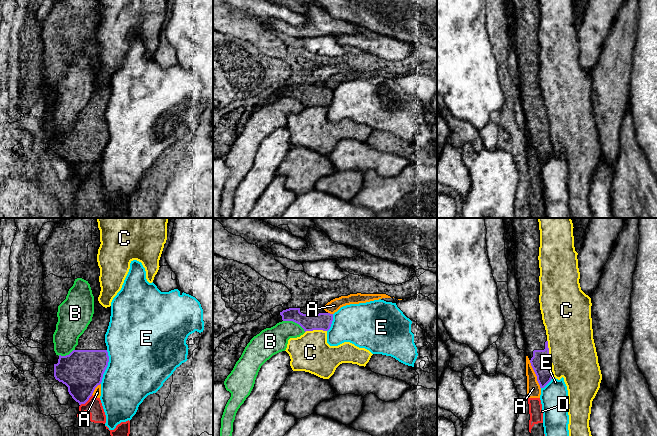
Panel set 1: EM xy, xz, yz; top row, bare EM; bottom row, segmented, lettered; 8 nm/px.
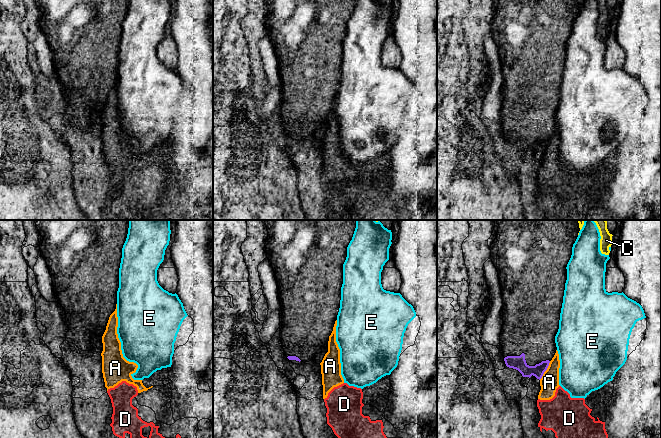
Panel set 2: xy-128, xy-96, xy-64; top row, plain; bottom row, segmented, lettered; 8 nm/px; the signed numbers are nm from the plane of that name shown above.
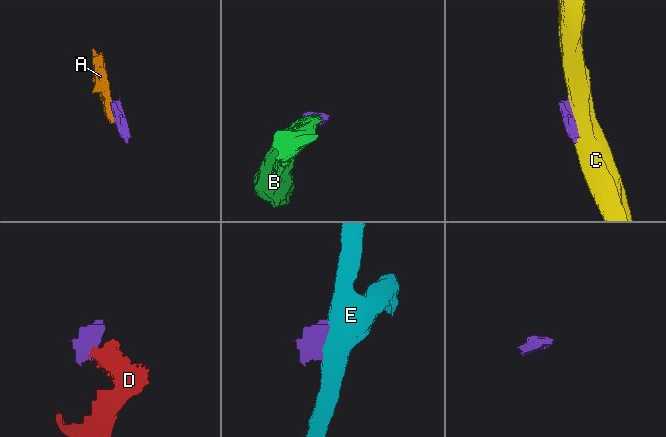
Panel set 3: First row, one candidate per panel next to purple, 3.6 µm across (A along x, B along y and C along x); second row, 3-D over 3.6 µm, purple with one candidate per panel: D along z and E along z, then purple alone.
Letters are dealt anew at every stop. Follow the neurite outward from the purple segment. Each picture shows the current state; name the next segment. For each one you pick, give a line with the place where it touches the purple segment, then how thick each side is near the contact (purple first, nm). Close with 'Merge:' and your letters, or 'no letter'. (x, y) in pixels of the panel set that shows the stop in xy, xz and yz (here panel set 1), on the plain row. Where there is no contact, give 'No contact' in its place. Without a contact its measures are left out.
Merge: no letter

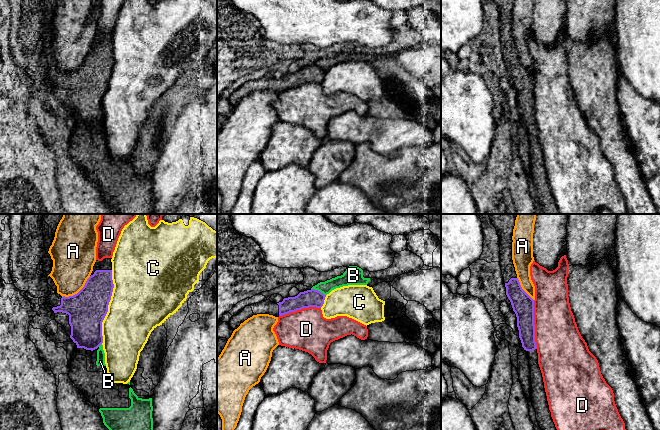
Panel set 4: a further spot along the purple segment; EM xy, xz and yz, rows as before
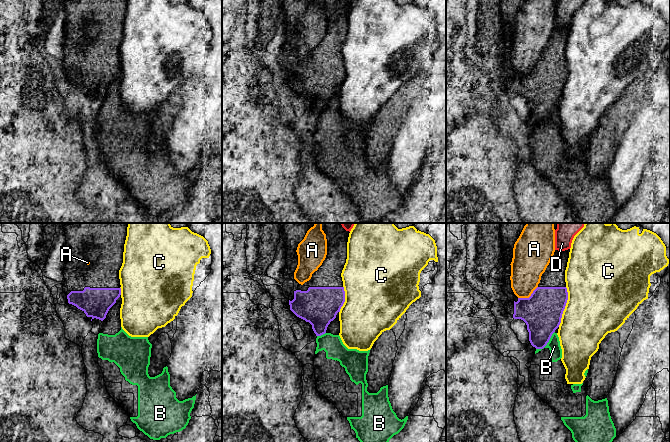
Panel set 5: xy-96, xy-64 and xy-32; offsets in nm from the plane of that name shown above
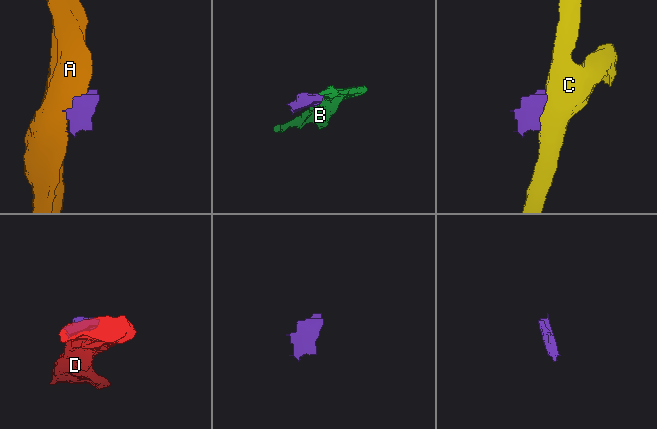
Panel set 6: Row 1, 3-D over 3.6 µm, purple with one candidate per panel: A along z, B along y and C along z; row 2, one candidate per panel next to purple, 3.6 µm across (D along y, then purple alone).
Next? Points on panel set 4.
Merge: no letter

